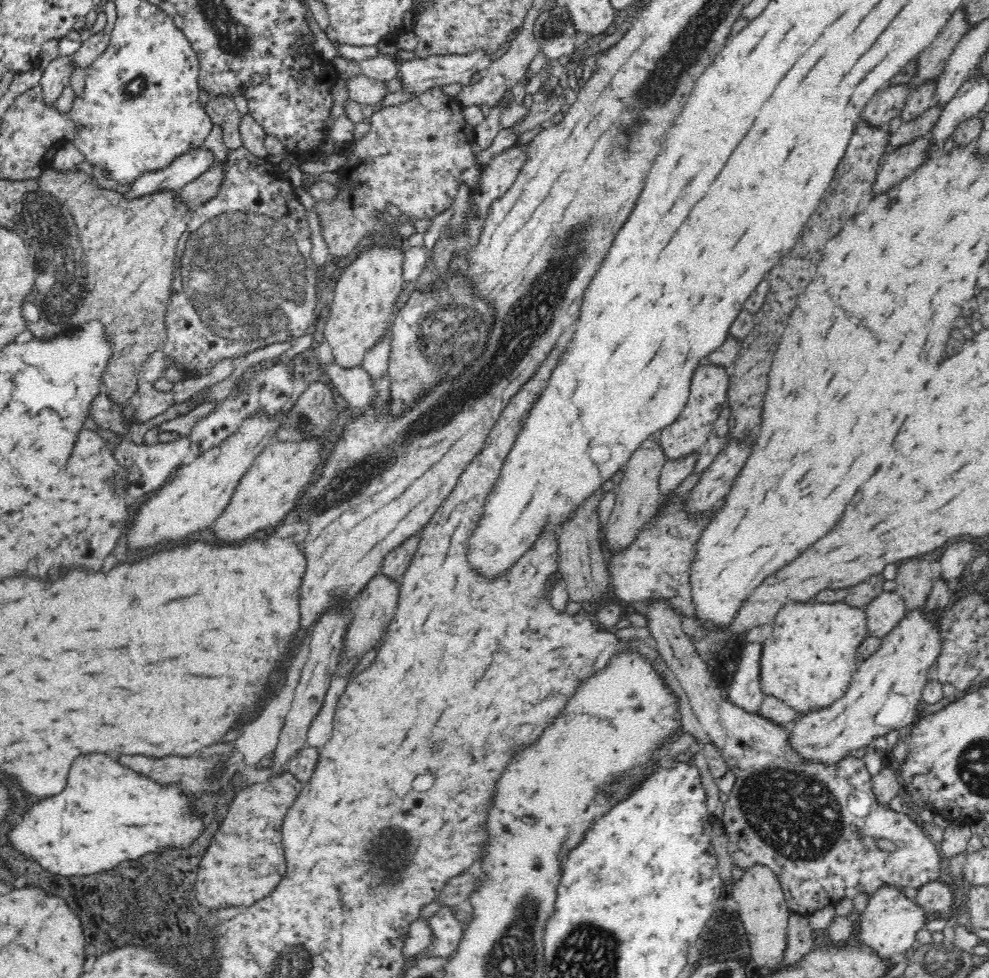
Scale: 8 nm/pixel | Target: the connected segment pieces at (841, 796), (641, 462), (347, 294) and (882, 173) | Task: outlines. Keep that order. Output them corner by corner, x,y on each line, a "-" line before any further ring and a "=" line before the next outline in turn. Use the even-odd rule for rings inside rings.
652,600
636,612
642,612
648,618
648,630
656,640
656,650
664,660
666,670
672,672
676,680
680,680
680,688
688,694
700,726
720,751
729,770
736,775
721,818
728,836
727,852
733,865
739,866
744,872
754,865
768,867
780,881
785,903
792,914
806,916
841,898
852,899
856,894
871,895
884,885
892,885
897,889
902,886
917,889
937,880
942,860
935,843
910,817
908,810
896,813
888,806
878,805
878,801
873,802
871,774
862,759
848,755
832,766
806,763
788,745
789,728
782,730
770,720
748,714
728,702
722,690
718,692
712,674
694,650
694,642
682,630
682,618
668,606
668,602
-
879,840
889,840
894,844
893,849
881,850
877,845
=
654,440
642,442
642,446
632,453
630,462
626,464
624,476
616,488
616,506
612,510
612,516
610,516
610,520
606,524
606,532
604,532
606,546
612,552
630,546
636,540
636,536
642,532
646,520
650,520
656,514
658,500
662,498
658,492
658,476
666,462
666,455
660,449
658,442
654,442
=
370,245
334,280
323,335
331,346
333,362
342,368
360,364
366,350
377,347
378,340
392,321
394,302
404,289
402,262
403,254
397,245
=
926,136
915,138
911,143
904,145
892,152
885,154
877,169
877,176
873,184
874,196
884,194
896,184
900,184
904,178
925,163
924,152
928,150

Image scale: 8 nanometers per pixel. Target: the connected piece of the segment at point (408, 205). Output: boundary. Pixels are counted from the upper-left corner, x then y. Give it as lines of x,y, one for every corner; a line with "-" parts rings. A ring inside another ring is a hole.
432,86
417,97
398,105
382,107
374,112
367,120
369,130
340,148
339,154
345,156
346,160
335,171
339,179
339,186
334,186
336,195
332,199
314,202
321,236
328,247
328,261
333,262
334,258
342,260
350,256
368,232
370,235
380,234
398,238
398,232
392,228
405,221
395,219
389,214
386,210
389,204
406,215
406,222
411,223
420,219
432,219
451,209
460,184
464,184
460,181
460,176
465,170
473,170
476,167
475,131
465,122
462,108
461,102
456,97
444,93
442,86

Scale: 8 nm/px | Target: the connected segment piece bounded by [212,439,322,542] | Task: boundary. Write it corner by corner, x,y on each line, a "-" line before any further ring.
306,439
302,442
274,442
267,444
258,454
249,470
240,478
234,494
212,526
216,542
240,542
250,534
276,526
292,508
298,492
310,482
316,466
322,462
322,444
318,439

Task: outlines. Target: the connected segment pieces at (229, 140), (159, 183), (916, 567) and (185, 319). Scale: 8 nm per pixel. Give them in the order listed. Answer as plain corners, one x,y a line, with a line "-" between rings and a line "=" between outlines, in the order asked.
222,94
210,96
204,107
212,123
222,127
222,141
226,147
232,150
240,148
242,139
238,133
238,124
241,120
241,113
236,109
232,97
=
204,147
188,151
175,158
165,169
141,174
122,197
134,200
160,191
176,192
210,169
214,158
212,151
=
910,560
898,568
895,590
905,601
909,611
923,610
933,587
933,568
924,560
=
242,148
242,174
234,172
234,178
226,180
226,174
222,174
222,182
218,186
218,192
214,198
206,202
201,202
192,212
189,213
189,224
187,230
183,233
177,242
178,256
173,272
173,280
170,288
170,298
166,306
164,327
166,327
166,340
163,344
165,355
175,358
185,366
184,373
196,373
199,376
208,374
212,366
224,358
240,357
248,352
254,352
258,348
274,342
290,342
303,335
308,334
315,322
317,316
318,293
314,290
316,282
316,269
312,263
312,241
310,241
310,226
306,221
306,209
300,204
295,187
292,186
286,173
283,173
278,165
272,163
266,157
257,157
248,149

